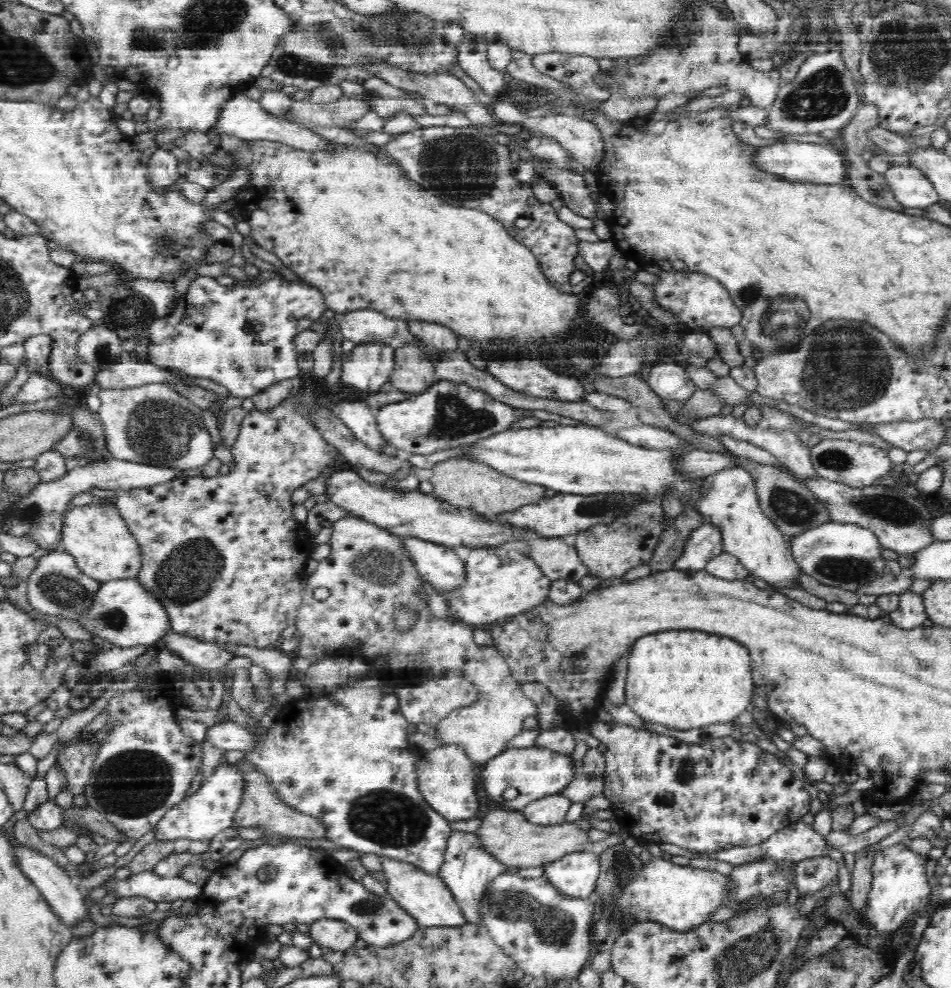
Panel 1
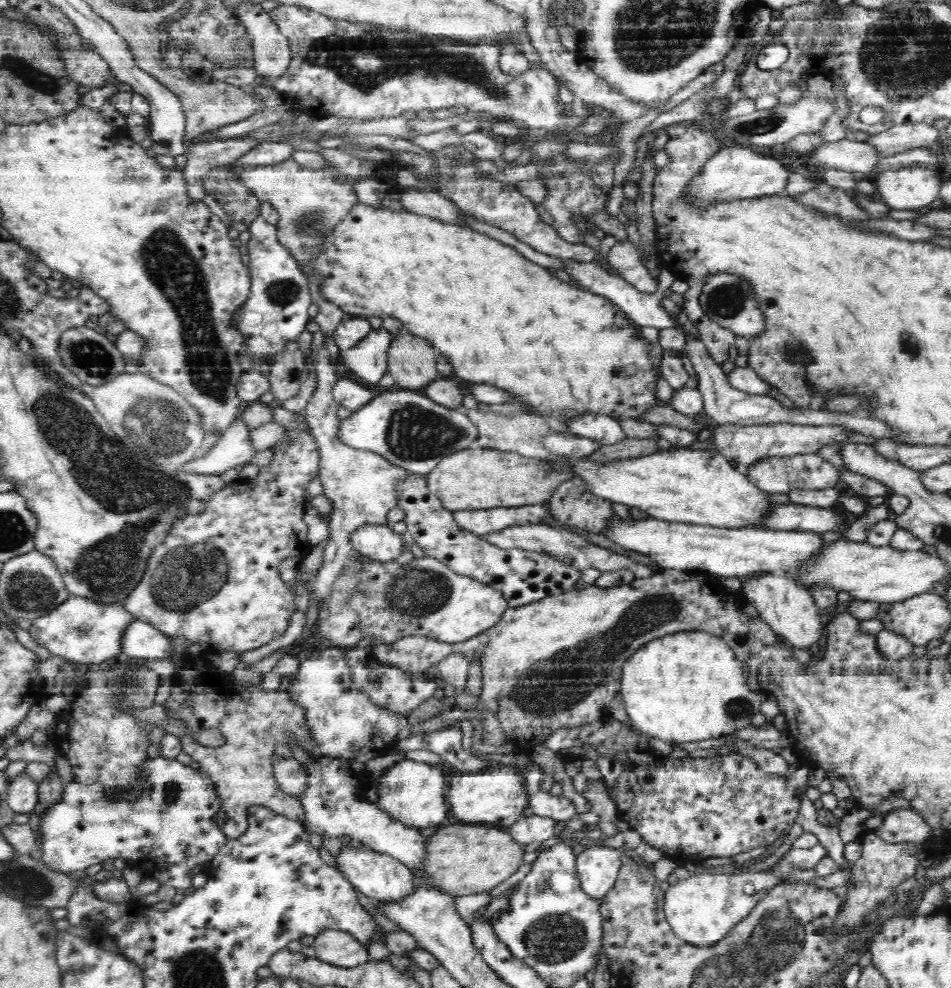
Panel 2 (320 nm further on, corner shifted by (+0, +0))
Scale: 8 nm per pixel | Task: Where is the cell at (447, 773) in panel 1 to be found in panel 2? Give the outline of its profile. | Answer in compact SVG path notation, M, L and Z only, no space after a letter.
M408 758L387 770L387 773L377 780L380 782L381 797L377 801L384 810L390 810L395 818L406 822L408 826L428 827L439 825L450 819L451 804L446 795L446 774L441 765L429 765Z

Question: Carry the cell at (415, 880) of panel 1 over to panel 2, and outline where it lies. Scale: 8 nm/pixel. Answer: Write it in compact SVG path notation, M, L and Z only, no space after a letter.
M342 848L339 855L336 856L338 869L345 874L351 884L364 893L373 901L382 901L384 903L402 902L406 897L410 897L415 891L417 883L412 871L397 858L386 853L366 848L359 849Z

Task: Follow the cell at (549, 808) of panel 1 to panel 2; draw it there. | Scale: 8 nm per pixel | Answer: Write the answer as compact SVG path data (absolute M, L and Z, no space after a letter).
M531 813L527 817L520 817L508 828L516 842L527 844L548 843L555 840L554 832L557 831L558 820L548 815Z

